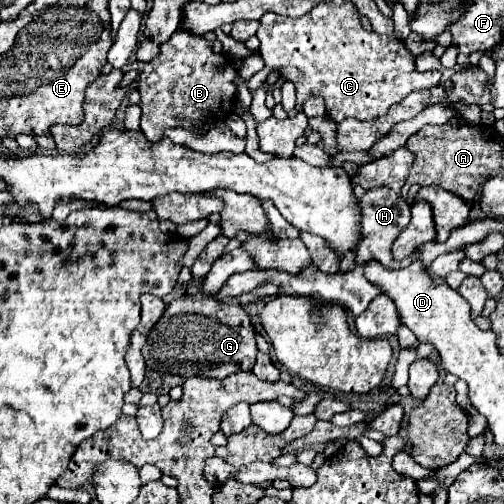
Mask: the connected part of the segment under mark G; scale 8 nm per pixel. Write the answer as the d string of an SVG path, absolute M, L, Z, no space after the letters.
M204 295L172 299L142 347L146 369L180 375L184 379L224 379L236 371L252 371L256 353L256 329L246 311L240 305L218 303Z

